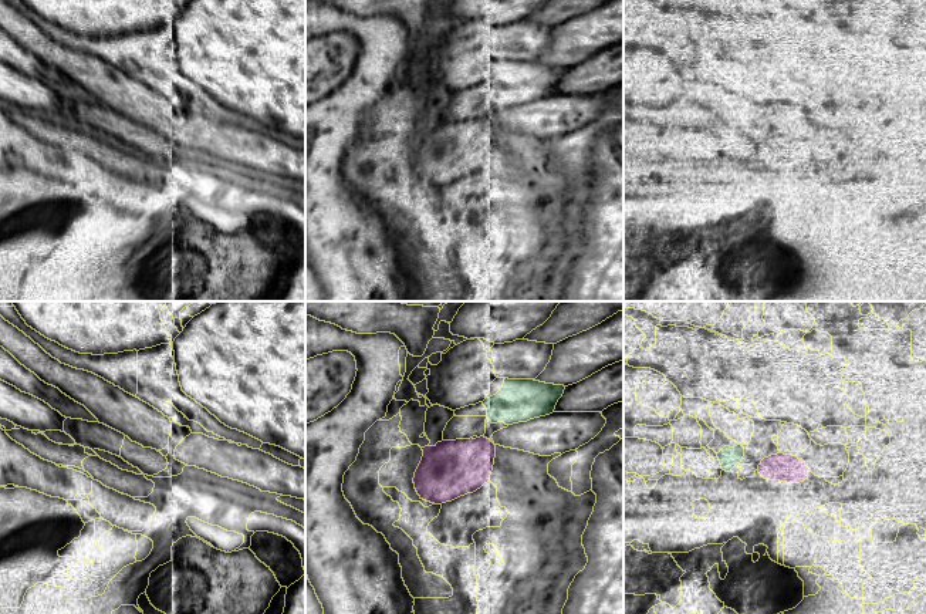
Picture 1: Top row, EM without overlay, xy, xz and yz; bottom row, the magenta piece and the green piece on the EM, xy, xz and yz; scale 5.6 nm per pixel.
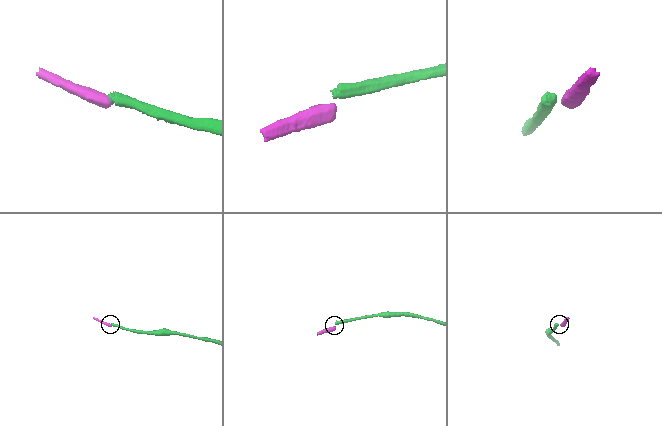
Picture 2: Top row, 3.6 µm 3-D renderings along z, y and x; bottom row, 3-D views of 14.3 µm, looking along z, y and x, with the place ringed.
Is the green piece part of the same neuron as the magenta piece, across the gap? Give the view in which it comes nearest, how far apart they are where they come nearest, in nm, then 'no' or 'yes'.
xz | 90 nm | yes

